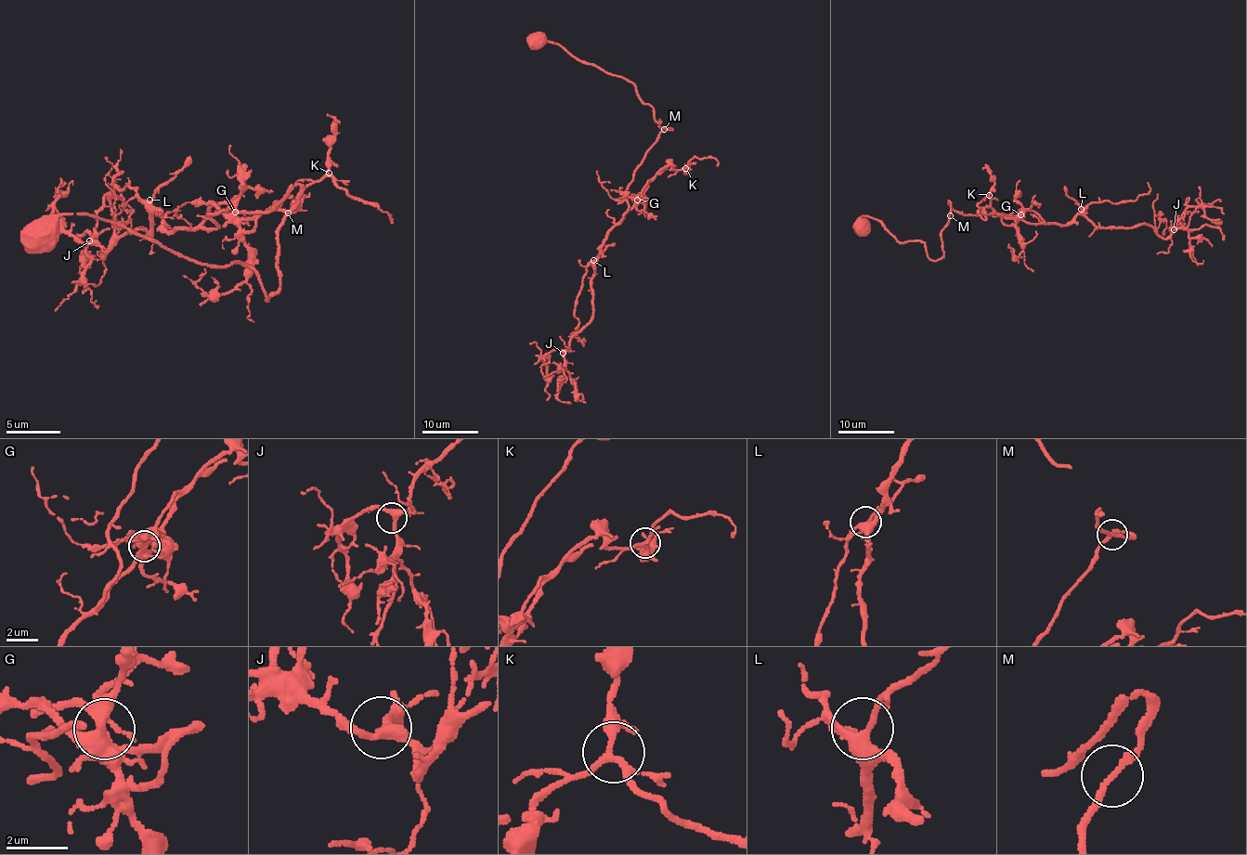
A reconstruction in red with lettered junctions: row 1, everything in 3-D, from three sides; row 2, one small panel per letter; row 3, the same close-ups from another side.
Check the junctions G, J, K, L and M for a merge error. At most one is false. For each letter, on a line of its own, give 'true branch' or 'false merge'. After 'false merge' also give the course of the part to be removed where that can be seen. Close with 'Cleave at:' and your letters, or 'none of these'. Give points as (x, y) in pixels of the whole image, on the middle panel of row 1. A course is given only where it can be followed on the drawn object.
G: true branch
J: true branch
K: true branch
L: true branch
M: true branch
Cleave at: none of these

